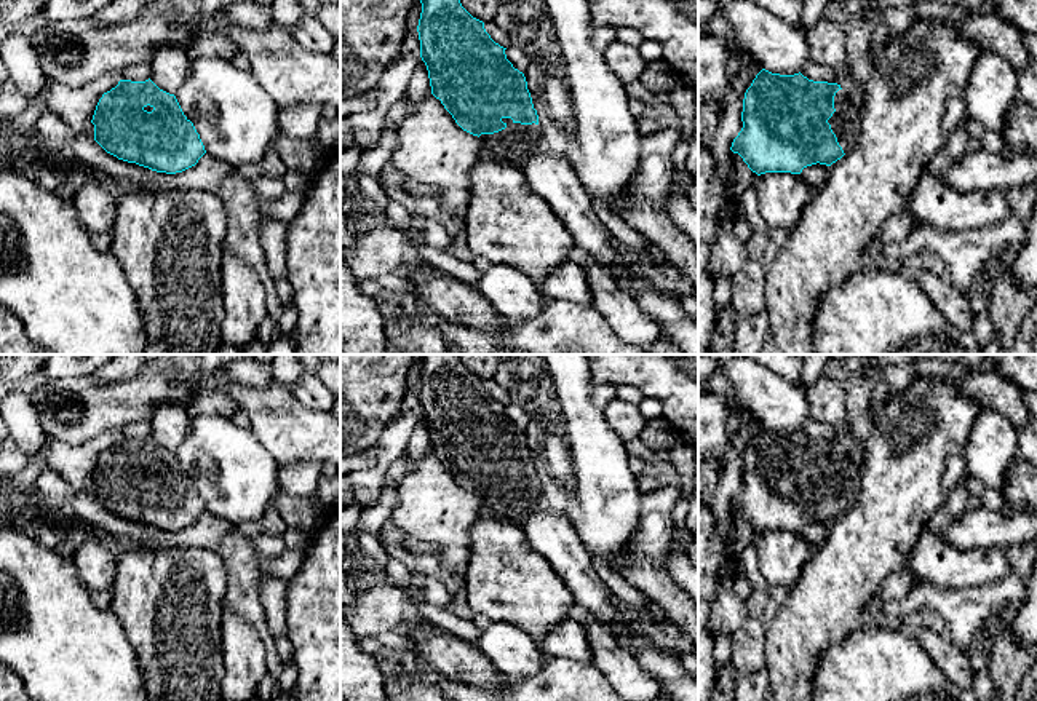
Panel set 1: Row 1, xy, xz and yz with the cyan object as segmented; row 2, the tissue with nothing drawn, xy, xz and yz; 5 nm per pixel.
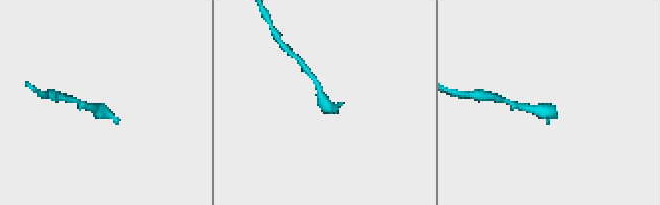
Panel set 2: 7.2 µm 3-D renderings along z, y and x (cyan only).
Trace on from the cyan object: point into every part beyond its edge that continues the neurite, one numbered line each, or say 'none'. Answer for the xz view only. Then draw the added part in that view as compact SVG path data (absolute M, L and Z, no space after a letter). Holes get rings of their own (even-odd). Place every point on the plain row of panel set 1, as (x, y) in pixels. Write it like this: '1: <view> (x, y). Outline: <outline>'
1: xz (515, 502). Outline: M511 476L502 479L505 487L479 493L486 514L522 527L532 513L546 506L540 482L521 482Z

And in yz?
1: yz (846, 479). Outline: M842 447L834 453L834 466L836 469L828 481L844 511L848 511L855 505L861 489L861 466L858 458Z

